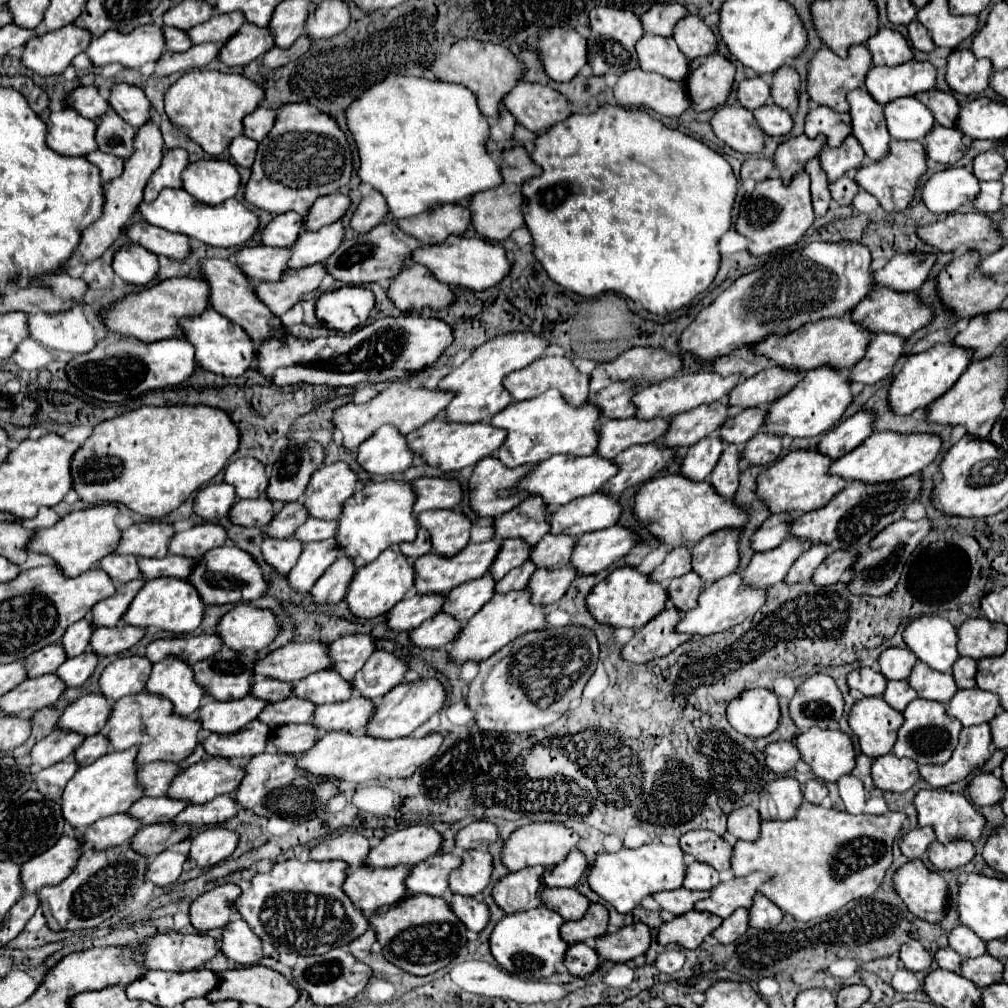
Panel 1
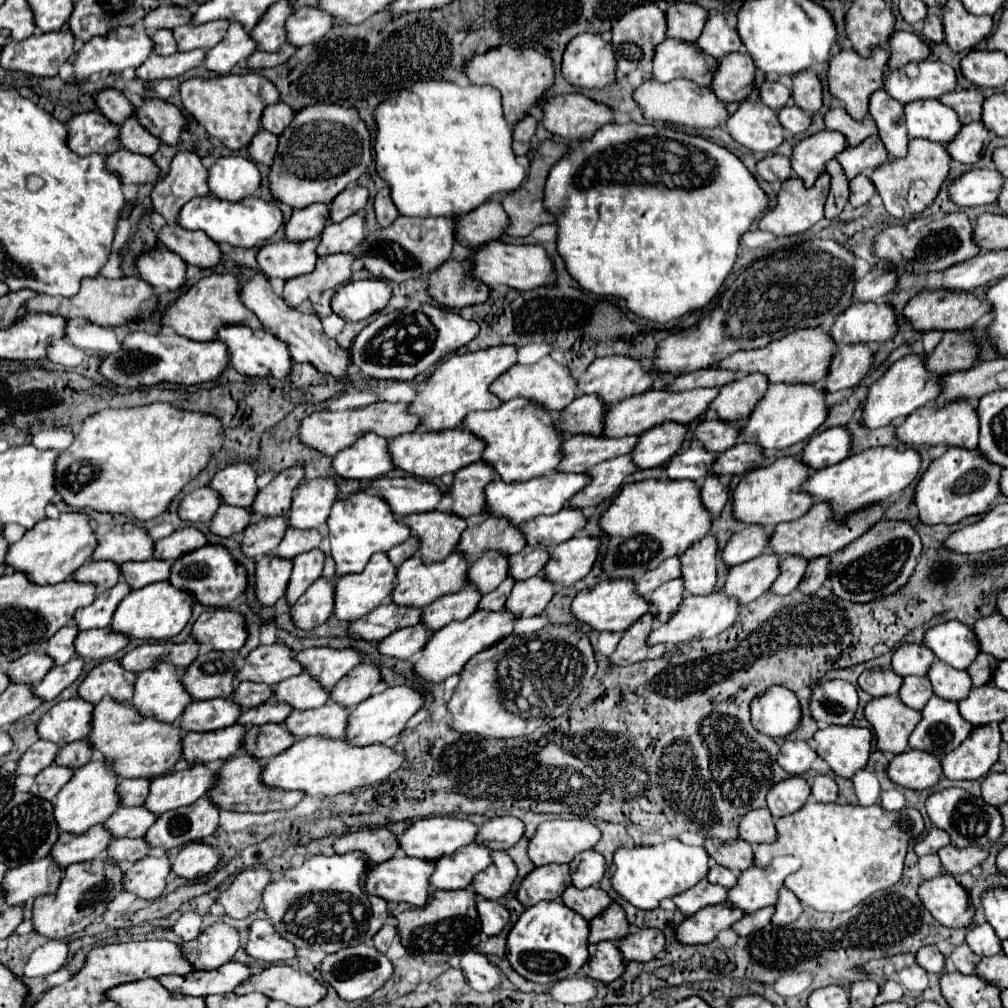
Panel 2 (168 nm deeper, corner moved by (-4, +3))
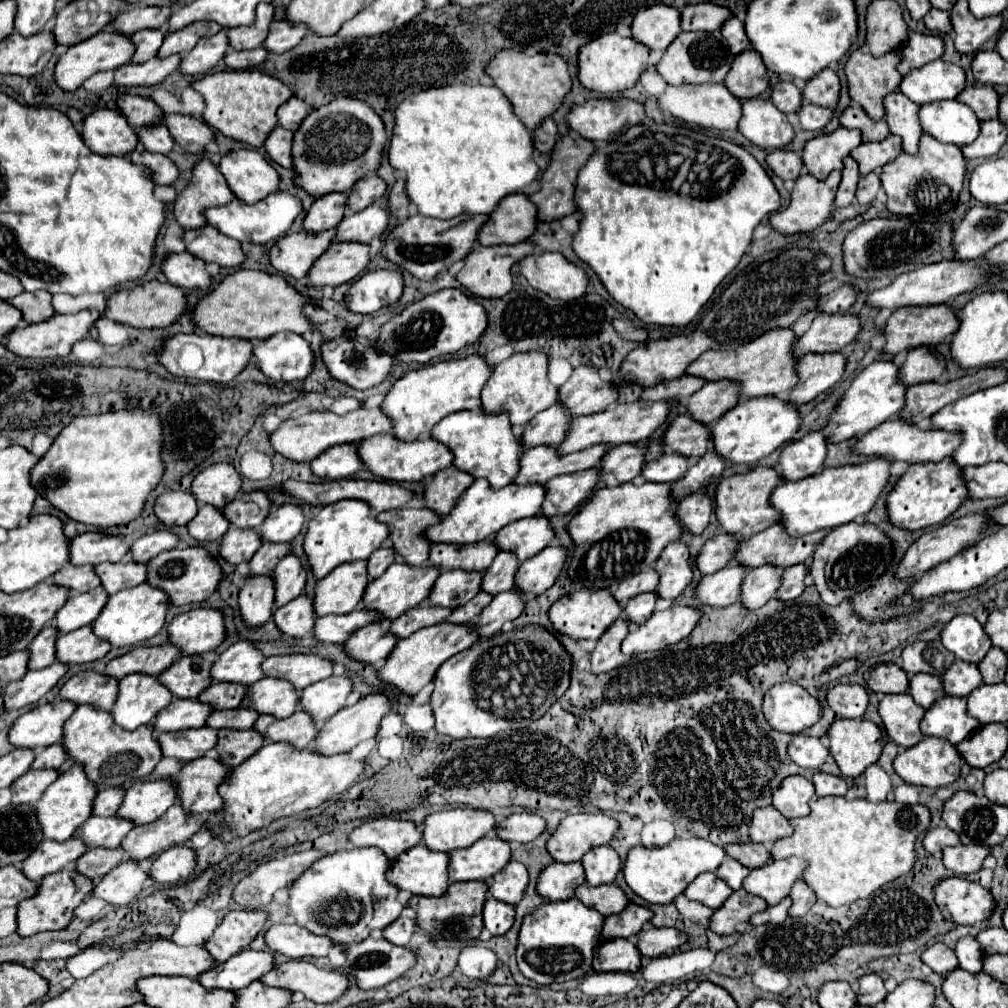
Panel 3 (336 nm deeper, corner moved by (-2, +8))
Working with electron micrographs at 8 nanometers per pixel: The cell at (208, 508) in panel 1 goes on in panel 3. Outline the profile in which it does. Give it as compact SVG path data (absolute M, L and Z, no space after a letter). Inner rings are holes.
M165 492L155 502L155 514L165 526L189 524L199 512L199 502L191 492Z

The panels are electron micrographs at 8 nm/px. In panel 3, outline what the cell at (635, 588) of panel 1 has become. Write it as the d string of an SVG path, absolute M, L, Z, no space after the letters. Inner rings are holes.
M579 588L563 598L559 598L551 610L549 610L549 618L555 626L555 630L559 630L565 636L571 636L575 640L585 640L585 638L601 638L605 634L605 630L619 618L619 614L623 612L623 606L613 598L609 588Z

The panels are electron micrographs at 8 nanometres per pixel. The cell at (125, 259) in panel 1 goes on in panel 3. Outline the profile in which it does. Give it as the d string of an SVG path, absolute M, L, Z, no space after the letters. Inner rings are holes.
M189 252L169 254L169 258L165 258L161 264L161 272L173 286L183 290L207 288L211 282L209 272L205 270L205 262L191 256Z

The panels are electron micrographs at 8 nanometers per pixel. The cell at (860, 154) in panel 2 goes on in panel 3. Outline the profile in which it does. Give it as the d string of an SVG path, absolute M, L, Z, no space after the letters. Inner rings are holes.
M887 136L881 142L859 144L851 152L851 158L859 164L861 174L869 174L869 172L875 172L877 168L885 166L889 160L897 158L899 154L901 154L901 138L899 136Z

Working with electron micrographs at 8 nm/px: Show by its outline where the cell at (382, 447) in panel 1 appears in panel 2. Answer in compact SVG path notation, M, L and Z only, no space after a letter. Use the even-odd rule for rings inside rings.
M367 433L351 447L339 451L331 467L343 479L375 479L393 469L391 457L387 455L387 439Z

